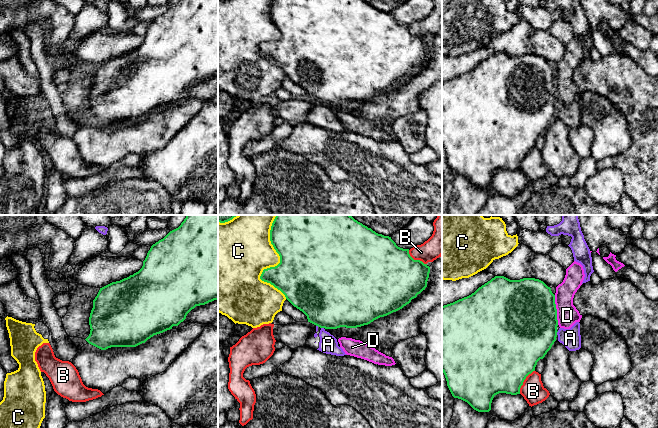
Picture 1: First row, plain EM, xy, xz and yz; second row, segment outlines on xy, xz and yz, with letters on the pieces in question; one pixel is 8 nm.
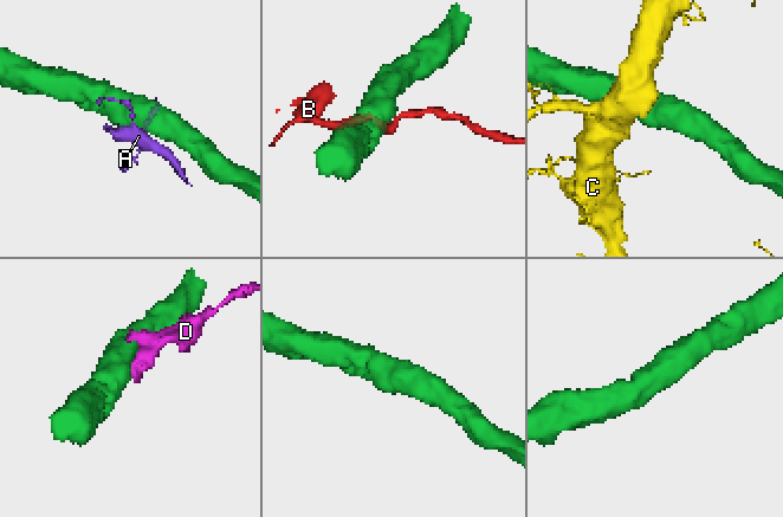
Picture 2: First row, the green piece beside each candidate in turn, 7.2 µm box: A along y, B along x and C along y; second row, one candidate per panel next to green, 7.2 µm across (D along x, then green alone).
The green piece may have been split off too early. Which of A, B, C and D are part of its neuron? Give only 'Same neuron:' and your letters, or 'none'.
Same neuron: none

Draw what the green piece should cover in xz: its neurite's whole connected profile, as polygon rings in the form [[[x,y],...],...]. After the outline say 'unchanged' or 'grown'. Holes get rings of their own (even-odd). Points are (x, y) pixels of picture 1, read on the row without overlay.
[[[272,0],[270,17],[280,32],[280,39],[275,43],[264,45],[260,55],[280,66],[294,83],[307,92],[308,98],[320,104],[357,104],[368,101],[380,93],[402,85],[427,63],[430,49],[430,43],[427,40],[420,36],[414,36],[409,30],[409,25],[398,23],[391,13],[378,10],[363,0]]] | unchanged

